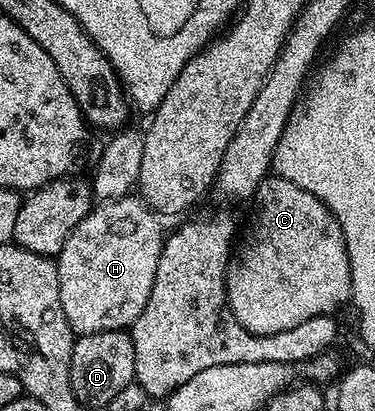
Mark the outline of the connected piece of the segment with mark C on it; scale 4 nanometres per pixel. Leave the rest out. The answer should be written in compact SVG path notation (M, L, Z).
M278 176L265 177L253 202L259 205L255 210L255 223L247 239L234 247L227 264L227 304L236 320L254 334L276 334L289 332L289 328L297 328L297 324L305 324L305 320L317 316L334 315L334 310L348 305L351 302L349 252L341 224L325 203L305 192L305 188L297 188L297 184Z

